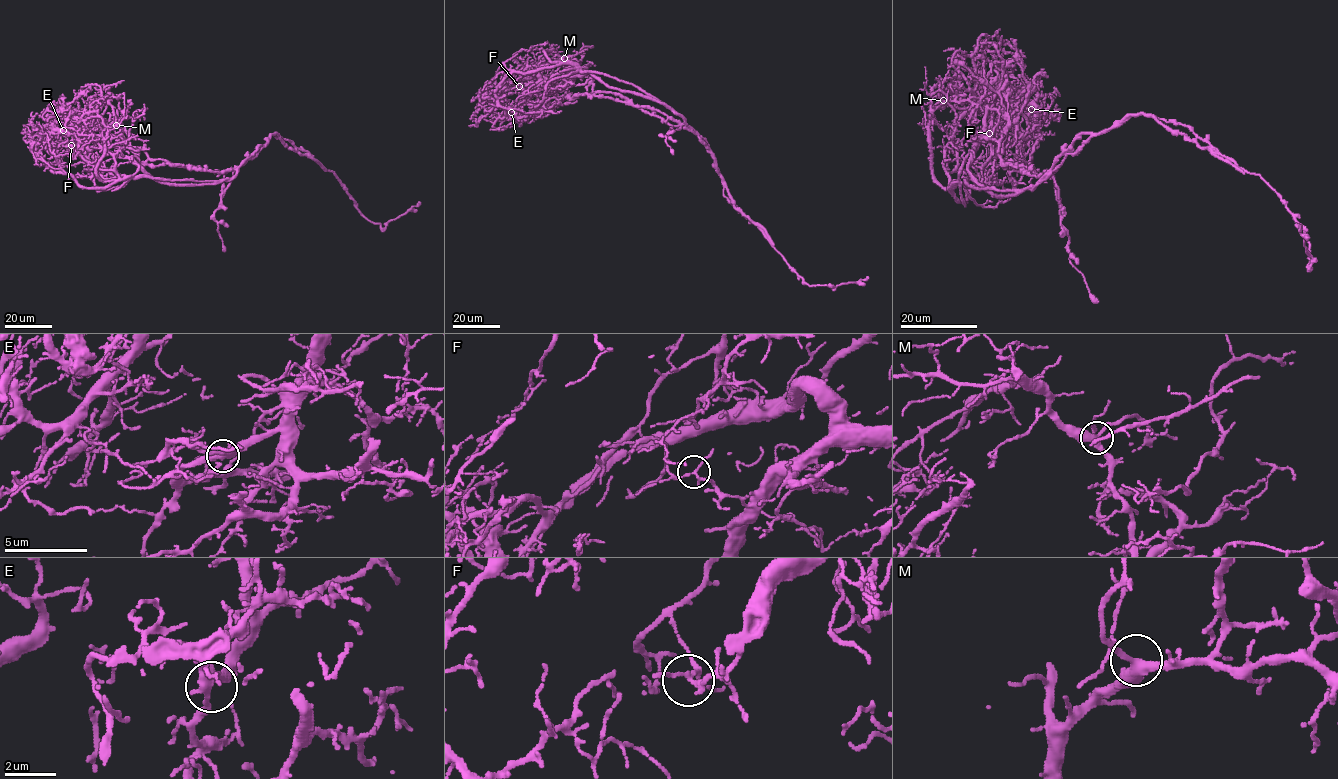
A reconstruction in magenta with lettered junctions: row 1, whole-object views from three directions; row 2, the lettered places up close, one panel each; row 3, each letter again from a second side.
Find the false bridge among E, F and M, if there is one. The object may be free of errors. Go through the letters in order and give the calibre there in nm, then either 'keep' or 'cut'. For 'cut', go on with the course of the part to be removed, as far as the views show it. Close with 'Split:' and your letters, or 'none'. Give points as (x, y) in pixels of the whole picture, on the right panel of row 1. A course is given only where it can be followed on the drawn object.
E: 380 nm | keep
F: 140 nm | cut | (988, 133), (995, 97), (957, 122), (951, 186), (1033, 188), (1138, 114), (1258, 174), (1310, 266), (1295, 224)
M: 320 nm | keep
Split: F

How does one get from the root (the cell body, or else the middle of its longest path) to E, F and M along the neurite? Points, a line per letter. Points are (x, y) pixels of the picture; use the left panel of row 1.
E: (246, 159), (236, 169), (211, 172), (151, 159), (108, 133), (94, 143), (71, 127), (63, 130)
F: (246, 159), (234, 176), (216, 183), (171, 184), (152, 178), (132, 158), (110, 155), (80, 144), (71, 145)
M: (246, 159), (234, 176), (218, 181), (129, 176), (102, 181), (96, 165), (104, 153), (105, 137), (116, 125)

